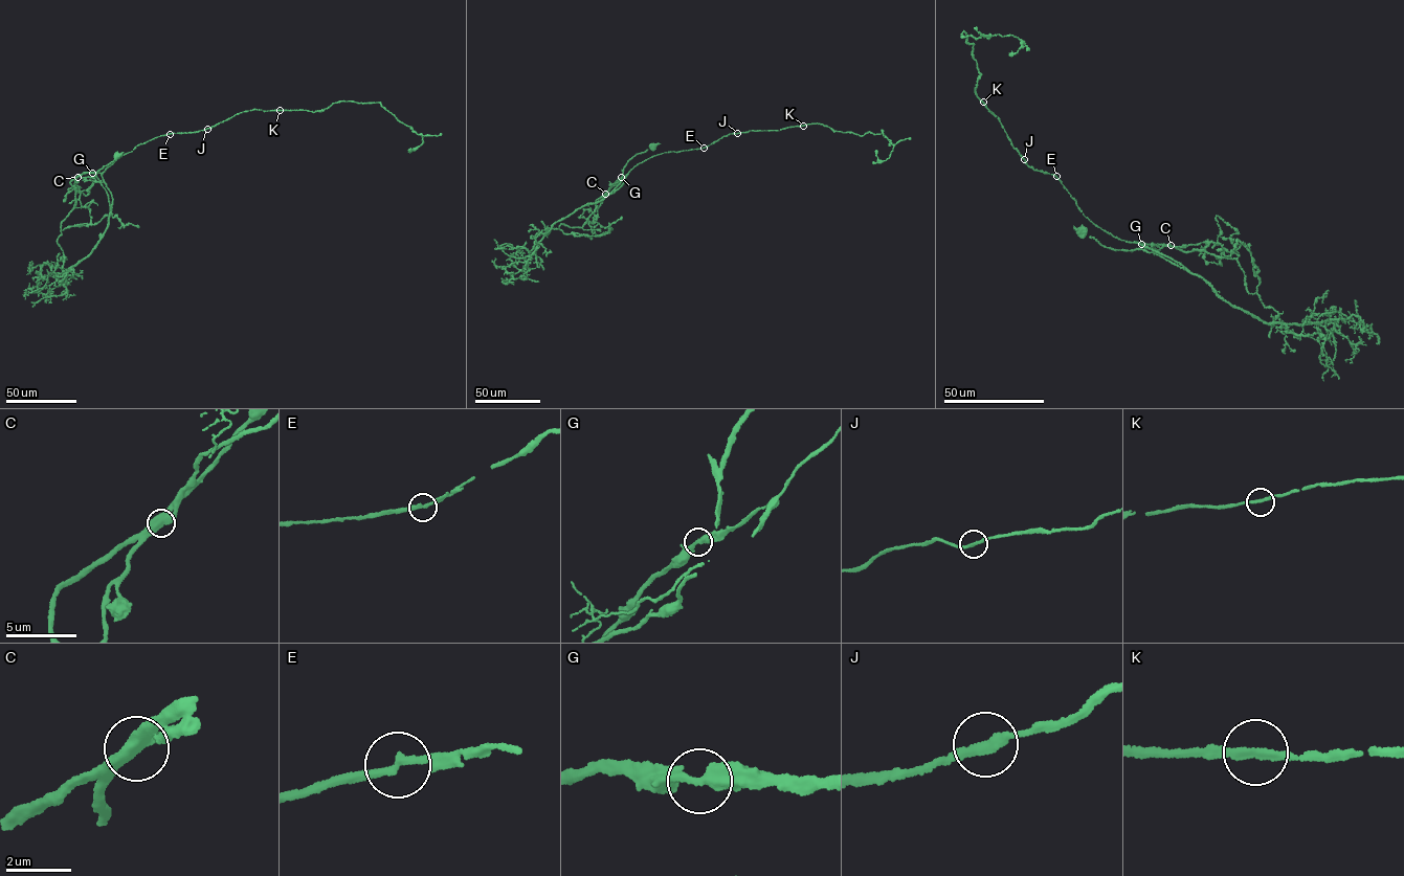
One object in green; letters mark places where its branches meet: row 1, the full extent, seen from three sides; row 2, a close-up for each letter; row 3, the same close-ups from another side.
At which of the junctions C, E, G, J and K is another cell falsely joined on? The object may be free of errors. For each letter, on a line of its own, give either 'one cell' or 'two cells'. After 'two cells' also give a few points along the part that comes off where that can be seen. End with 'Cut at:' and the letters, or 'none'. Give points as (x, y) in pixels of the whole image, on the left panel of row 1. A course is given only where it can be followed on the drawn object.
C: two cells | (78, 177), (74, 183), (81, 193), (81, 205), (88, 206), (91, 219), (89, 225), (76, 226)
E: one cell
G: one cell
J: one cell
K: one cell
Cut at: C

